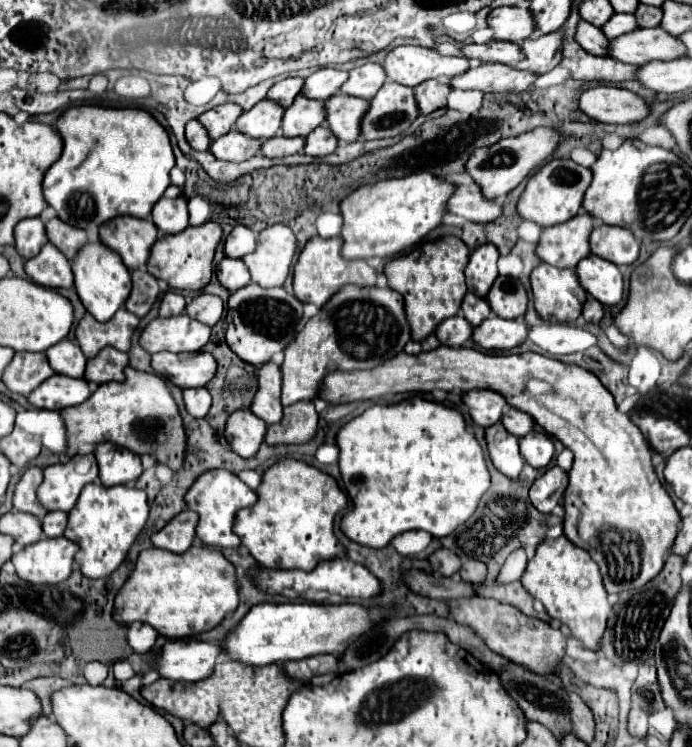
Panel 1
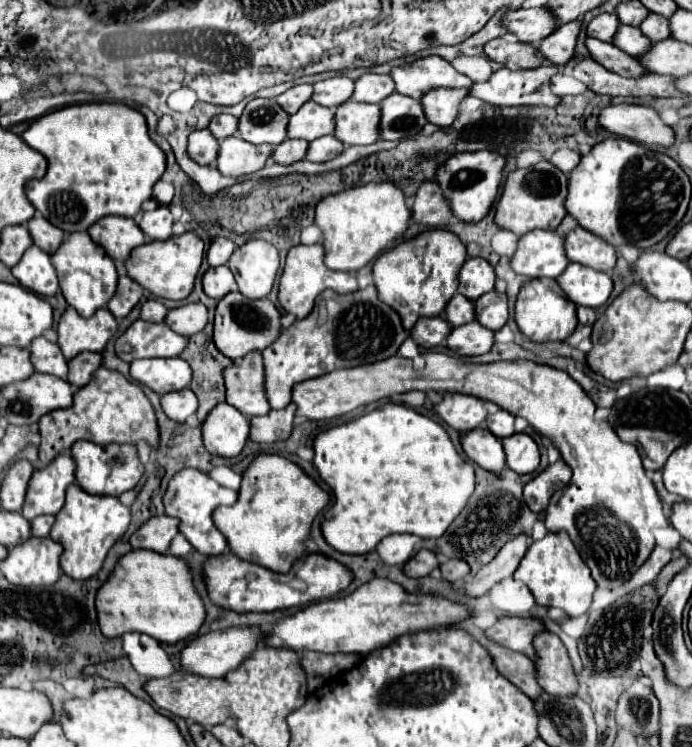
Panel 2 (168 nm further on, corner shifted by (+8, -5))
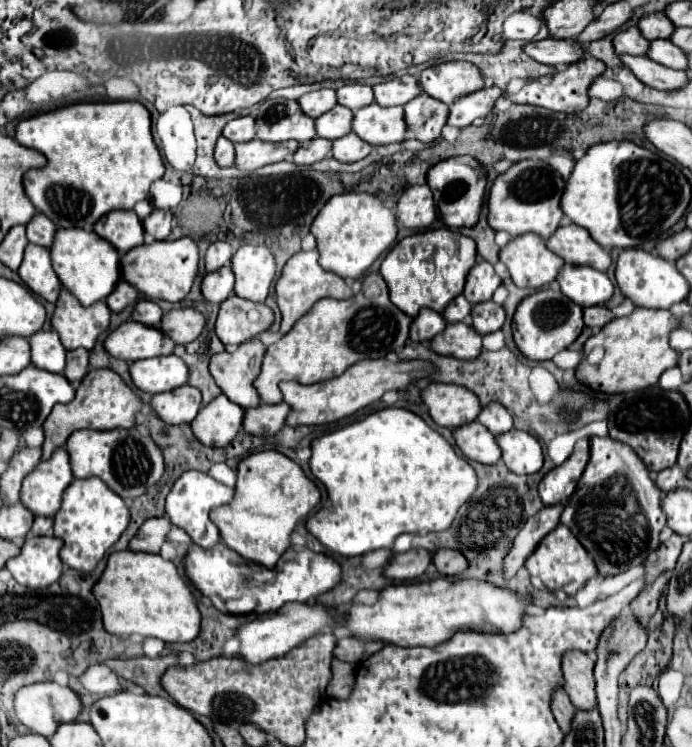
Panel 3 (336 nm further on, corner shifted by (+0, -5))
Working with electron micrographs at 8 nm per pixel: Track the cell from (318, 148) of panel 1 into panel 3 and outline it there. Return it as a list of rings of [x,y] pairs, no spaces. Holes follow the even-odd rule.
[[[354,132],[334,140],[334,146],[332,146],[332,156],[340,162],[358,162],[366,158],[370,152],[372,152],[372,146],[368,142],[362,142],[362,138],[358,138]]]

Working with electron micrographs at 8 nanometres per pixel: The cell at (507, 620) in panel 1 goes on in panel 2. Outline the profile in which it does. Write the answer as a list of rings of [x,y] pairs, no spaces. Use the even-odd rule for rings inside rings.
[[[540,632],[534,636],[536,650],[536,680],[544,692],[554,696],[572,696],[578,690],[572,664],[568,660],[562,640],[552,632]]]

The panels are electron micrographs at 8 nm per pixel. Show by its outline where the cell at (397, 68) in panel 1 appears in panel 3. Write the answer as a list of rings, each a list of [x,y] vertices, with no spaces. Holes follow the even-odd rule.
[[[442,62],[438,66],[430,66],[418,78],[422,90],[448,104],[458,98],[484,88],[484,78],[480,70],[470,62]]]

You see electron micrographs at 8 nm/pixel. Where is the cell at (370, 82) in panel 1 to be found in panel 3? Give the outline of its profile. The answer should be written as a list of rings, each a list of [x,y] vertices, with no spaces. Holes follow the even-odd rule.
[[[400,76],[374,86],[374,98],[380,106],[404,106],[422,92],[414,76]]]

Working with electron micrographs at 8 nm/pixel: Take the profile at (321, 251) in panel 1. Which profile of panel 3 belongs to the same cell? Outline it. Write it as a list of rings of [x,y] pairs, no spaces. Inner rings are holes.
[[[310,250],[310,252],[298,252],[294,254],[286,266],[282,268],[282,274],[276,282],[276,302],[282,314],[282,324],[280,330],[282,334],[286,334],[300,316],[304,316],[320,298],[336,298],[336,300],[348,300],[354,292],[346,286],[346,282],[332,274],[322,270],[322,266],[318,264],[318,250]]]

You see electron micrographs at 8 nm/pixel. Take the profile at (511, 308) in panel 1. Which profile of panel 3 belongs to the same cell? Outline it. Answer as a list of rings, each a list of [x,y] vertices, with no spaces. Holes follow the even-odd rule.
[[[492,300],[482,302],[482,304],[474,304],[470,316],[472,316],[472,328],[478,334],[490,334],[490,332],[500,330],[504,324],[504,318],[506,318],[504,308],[494,304]]]

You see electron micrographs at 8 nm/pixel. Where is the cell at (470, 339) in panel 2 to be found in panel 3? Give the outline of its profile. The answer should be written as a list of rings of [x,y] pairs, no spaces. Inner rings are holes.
[[[456,322],[448,324],[446,330],[438,334],[438,338],[432,338],[430,348],[436,354],[454,356],[458,360],[470,360],[482,352],[482,336],[474,334],[474,330],[468,324]]]

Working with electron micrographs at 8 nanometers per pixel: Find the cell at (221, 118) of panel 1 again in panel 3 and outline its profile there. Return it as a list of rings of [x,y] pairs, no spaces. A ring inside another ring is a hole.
[[[240,116],[230,120],[224,126],[224,136],[232,142],[248,142],[256,138],[256,128],[254,128],[254,118],[252,116]]]

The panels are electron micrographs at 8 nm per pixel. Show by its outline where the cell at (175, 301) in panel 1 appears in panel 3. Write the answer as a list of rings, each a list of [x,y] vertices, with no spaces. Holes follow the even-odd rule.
[[[138,300],[134,310],[132,310],[132,320],[138,320],[140,324],[146,324],[150,328],[158,328],[160,326],[160,320],[162,320],[162,310],[158,304],[154,304],[152,300]]]

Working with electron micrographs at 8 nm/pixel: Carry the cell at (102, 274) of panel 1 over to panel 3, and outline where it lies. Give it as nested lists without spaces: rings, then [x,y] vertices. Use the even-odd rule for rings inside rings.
[[[58,230],[54,236],[54,246],[50,248],[50,260],[62,286],[66,286],[84,306],[104,300],[116,286],[120,278],[120,254],[94,232],[86,230]]]

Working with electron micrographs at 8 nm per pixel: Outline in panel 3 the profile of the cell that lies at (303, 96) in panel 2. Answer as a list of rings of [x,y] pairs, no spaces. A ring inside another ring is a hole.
[[[316,90],[316,92],[310,92],[310,94],[304,94],[298,104],[302,106],[302,110],[306,110],[308,116],[312,118],[318,118],[318,114],[326,114],[326,110],[332,110],[338,100],[336,100],[336,90]]]

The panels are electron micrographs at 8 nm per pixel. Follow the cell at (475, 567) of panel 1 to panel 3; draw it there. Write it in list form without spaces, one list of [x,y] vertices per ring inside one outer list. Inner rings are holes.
[[[436,550],[432,554],[432,564],[442,576],[456,576],[468,568],[468,560],[458,550]]]

